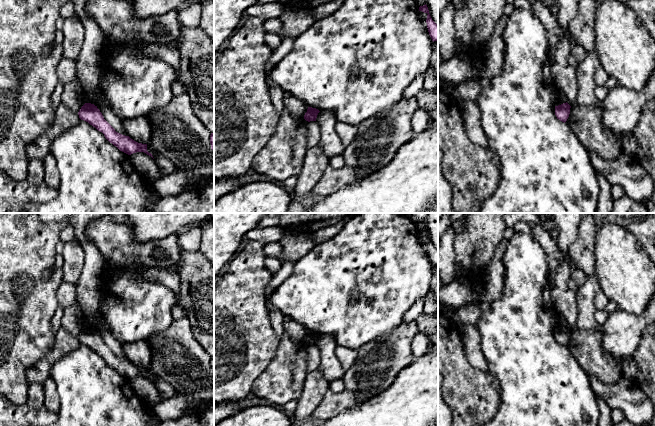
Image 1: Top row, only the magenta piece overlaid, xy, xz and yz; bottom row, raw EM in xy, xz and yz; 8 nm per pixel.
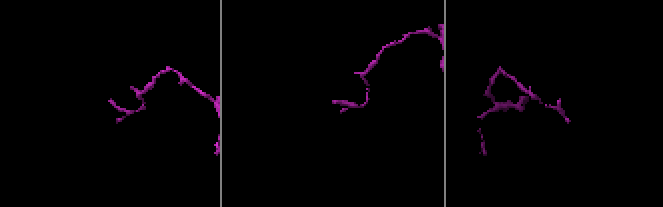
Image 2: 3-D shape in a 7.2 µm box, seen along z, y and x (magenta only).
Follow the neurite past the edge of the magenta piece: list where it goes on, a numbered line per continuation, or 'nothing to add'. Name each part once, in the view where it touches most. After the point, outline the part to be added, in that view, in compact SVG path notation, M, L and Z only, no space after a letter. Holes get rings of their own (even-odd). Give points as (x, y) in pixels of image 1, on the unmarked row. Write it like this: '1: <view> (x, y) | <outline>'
nothing to add

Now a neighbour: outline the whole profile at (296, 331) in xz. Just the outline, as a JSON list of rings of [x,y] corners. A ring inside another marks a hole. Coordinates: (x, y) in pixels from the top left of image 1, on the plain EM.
[[[288,319],[284,322],[283,327],[285,332],[287,332],[293,339],[304,342],[308,333],[308,330],[305,327]]]

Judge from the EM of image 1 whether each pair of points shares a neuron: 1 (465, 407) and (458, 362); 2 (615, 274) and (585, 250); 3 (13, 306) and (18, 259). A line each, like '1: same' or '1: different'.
1: same
2: different
3: same

